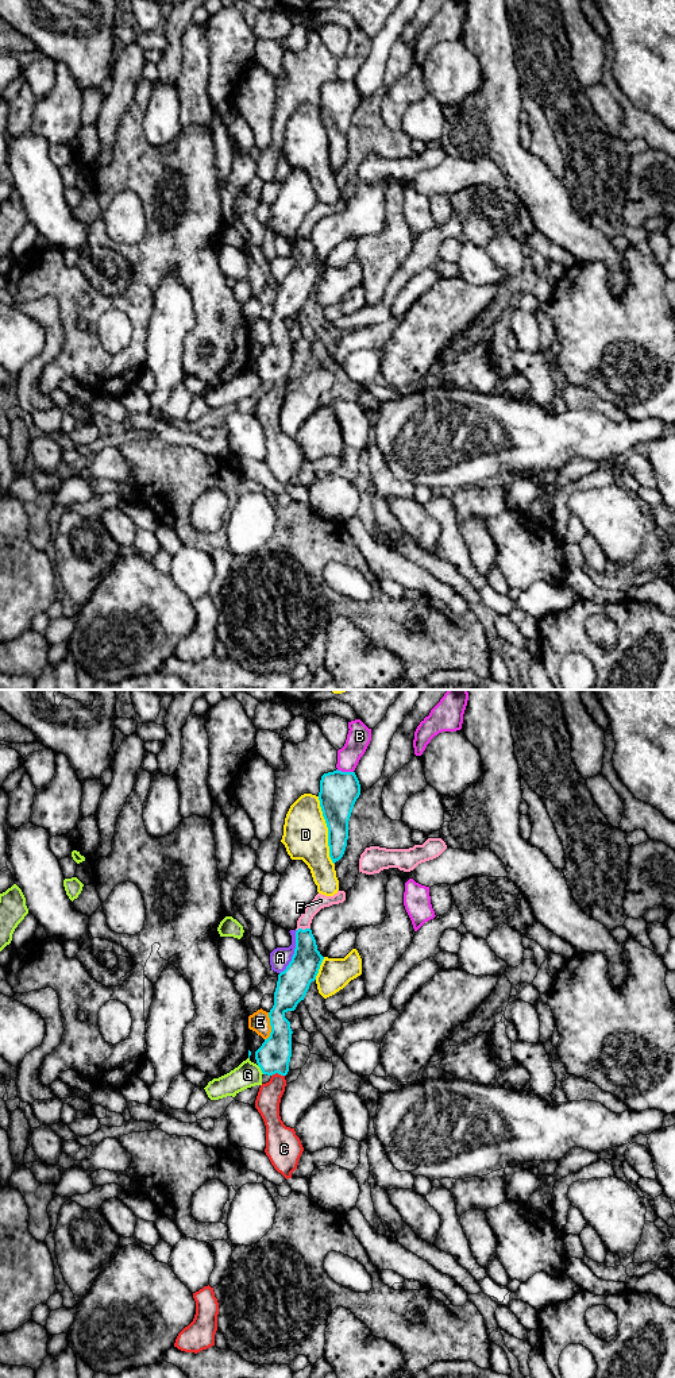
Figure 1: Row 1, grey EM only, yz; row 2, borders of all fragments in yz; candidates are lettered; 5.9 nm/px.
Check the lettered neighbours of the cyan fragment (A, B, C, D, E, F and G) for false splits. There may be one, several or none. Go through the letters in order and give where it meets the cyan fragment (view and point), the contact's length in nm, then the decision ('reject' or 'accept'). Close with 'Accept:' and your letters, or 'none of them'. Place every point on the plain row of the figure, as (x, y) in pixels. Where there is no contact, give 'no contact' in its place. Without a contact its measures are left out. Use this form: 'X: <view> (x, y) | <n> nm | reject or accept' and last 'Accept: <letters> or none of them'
A: yz (294, 261) | 280 nm | reject
B: yz (344, 81) | 110 nm | reject
C: yz (277, 381) | 80 nm | accept
D: yz (328, 139) | 420 nm | reject
E: yz (270, 334) | 170 nm | reject
F: yz (301, 238) | 80 nm | reject
G: yz (261, 378) | 70 nm | reject
Accept: C

